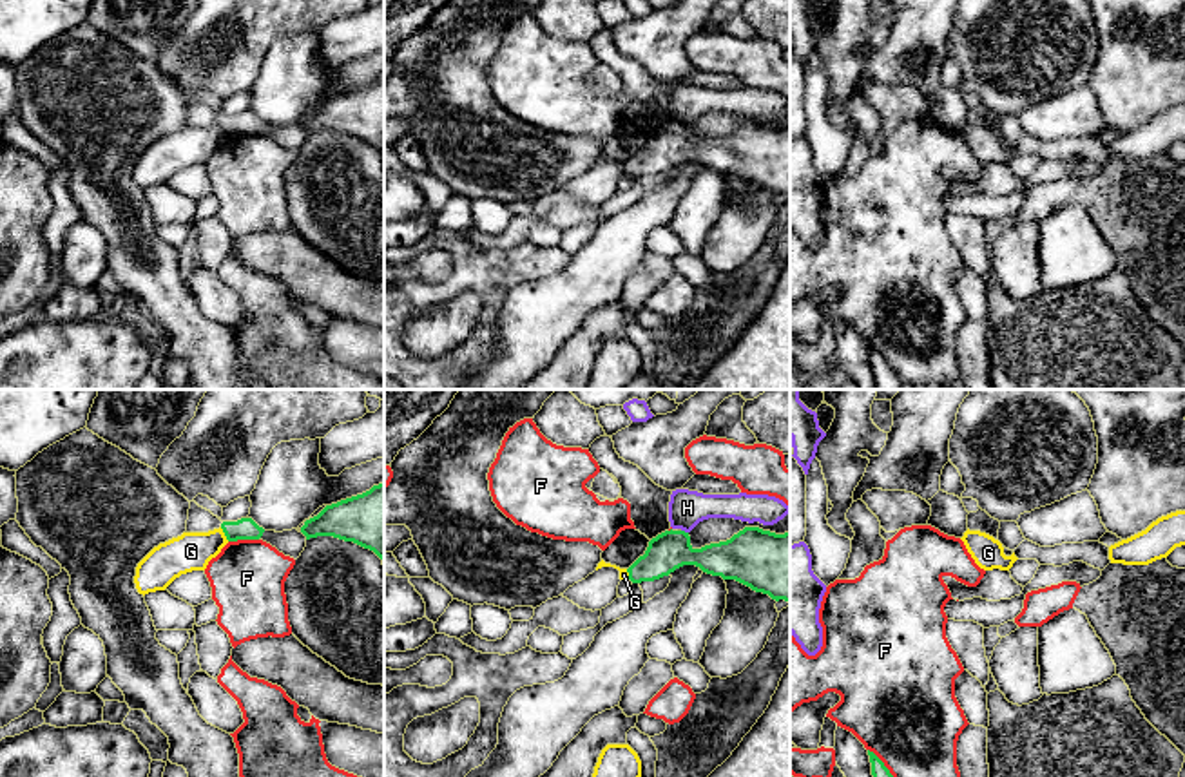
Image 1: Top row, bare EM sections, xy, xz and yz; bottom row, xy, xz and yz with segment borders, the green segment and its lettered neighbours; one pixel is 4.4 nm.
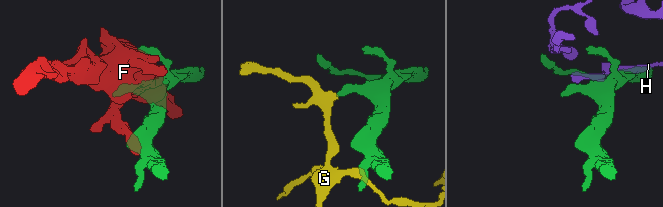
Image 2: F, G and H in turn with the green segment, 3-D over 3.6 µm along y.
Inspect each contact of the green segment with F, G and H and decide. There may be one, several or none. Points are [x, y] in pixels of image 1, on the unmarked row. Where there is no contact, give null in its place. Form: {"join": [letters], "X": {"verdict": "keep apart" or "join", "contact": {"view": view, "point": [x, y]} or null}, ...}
{"join": [], "F": {"verdict": "keep apart", "contact": {"view": "xy", "point": [243, 133]}}, "G": {"verdict": "keep apart", "contact": {"view": "xy", "point": [225, 129]}}, "H": {"verdict": "keep apart", "contact": {"view": "xz", "point": [684, 125]}}}

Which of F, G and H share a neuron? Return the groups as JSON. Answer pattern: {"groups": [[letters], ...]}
{"groups": [["F"], ["G"], ["H"]]}

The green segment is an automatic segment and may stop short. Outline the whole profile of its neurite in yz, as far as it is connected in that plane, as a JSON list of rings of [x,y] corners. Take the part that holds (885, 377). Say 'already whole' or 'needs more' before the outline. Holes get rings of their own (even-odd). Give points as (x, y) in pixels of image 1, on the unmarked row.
already whole | [[[868,344],[877,389],[902,389],[902,380],[893,373],[884,357]]]

